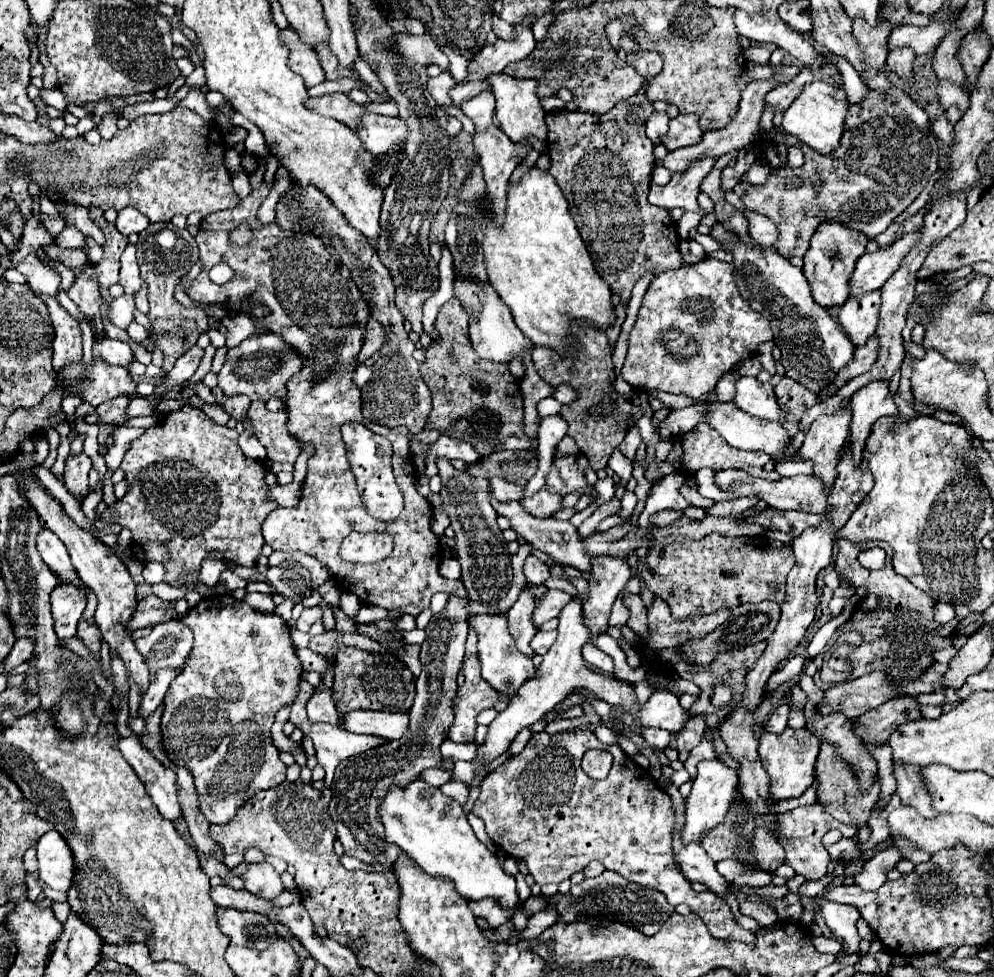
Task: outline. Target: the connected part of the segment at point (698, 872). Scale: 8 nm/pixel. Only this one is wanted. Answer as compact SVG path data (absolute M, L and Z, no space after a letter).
M680 829L678 833L674 833L674 841L672 841L672 853L674 853L674 861L678 863L680 873L682 873L688 881L700 881L700 883L704 883L710 891L722 895L722 893L728 889L728 883L726 883L726 879L716 871L714 861L706 855L706 851L702 849L702 845L696 845L696 843L684 845L684 843L680 841L680 833L682 833L682 829Z

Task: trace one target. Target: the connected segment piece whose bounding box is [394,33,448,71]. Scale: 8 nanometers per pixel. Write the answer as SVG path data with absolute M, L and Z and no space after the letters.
M396 35L394 39L396 51L406 57L418 61L420 65L438 65L442 71L448 69L448 57L440 51L440 47L432 41L430 35Z

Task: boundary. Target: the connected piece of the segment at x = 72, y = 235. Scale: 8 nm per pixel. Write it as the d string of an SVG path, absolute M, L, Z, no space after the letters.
M66 225L66 229L64 229L64 231L58 235L56 245L58 245L58 247L66 247L66 249L80 249L80 251L88 253L86 237L84 237L84 235L82 235L78 229L68 227L68 225Z

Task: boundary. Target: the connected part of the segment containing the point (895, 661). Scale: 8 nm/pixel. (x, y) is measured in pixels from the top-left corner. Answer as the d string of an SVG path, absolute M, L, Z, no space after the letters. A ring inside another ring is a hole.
M838 539L836 571L846 575L850 579L852 587L866 589L866 597L858 603L850 621L844 623L842 627L838 627L838 631L834 633L834 637L830 639L830 643L824 649L824 651L828 651L840 633L858 631L864 635L864 643L860 647L842 645L832 653L830 665L840 671L850 669L848 679L856 679L856 677L862 677L864 673L872 673L872 671L888 673L888 677L892 677L892 681L916 679L936 663L934 655L932 655L936 649L944 649L944 647L954 645L954 635L942 637L938 633L938 629L942 625L934 619L934 605L936 603L932 601L932 597L928 593L924 593L922 589L916 589L906 577L900 577L894 573L892 553L894 553L892 547L884 541L875 541L874 544L874 541L869 540L864 541L862 545L852 545L846 539ZM876 546L882 547L886 551L886 563L878 571L868 571L856 561L856 555L864 549Z

